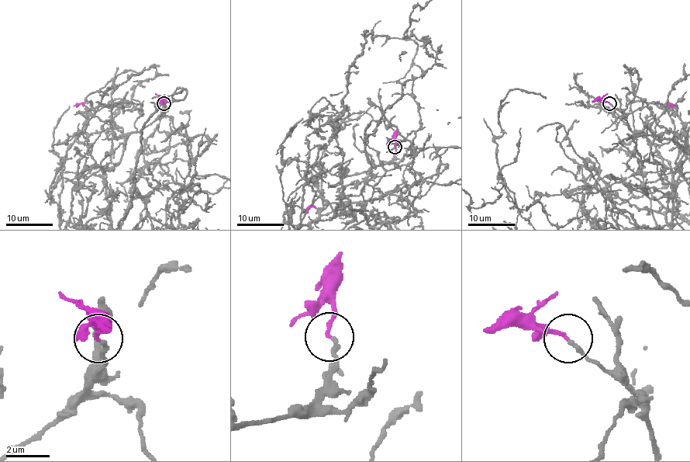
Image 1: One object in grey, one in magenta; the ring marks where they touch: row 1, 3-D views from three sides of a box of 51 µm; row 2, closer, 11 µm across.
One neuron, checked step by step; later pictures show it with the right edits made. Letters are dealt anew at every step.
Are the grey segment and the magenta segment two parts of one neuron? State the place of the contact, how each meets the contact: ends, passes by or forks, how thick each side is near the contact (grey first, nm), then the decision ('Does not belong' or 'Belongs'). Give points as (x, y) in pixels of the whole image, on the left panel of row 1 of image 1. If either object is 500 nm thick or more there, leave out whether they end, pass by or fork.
Place: (163, 103). At the ring grey ends. At the ring magenta ends. Thickness 200 nm (grey) against 160 nm. Does not belong

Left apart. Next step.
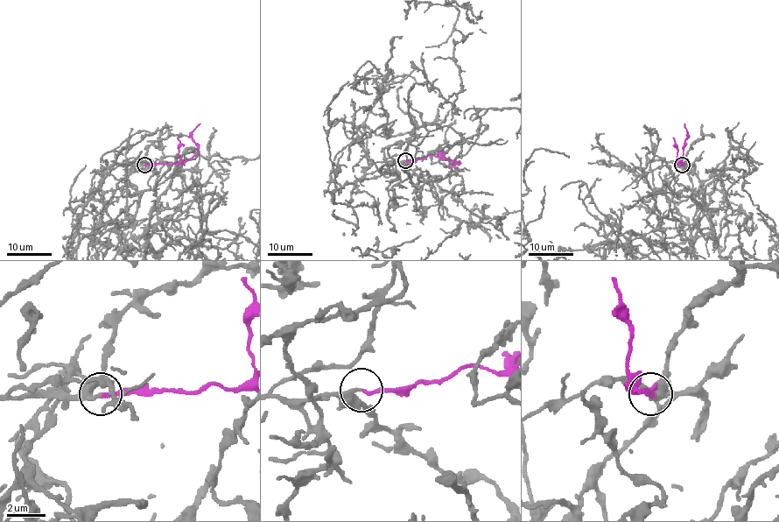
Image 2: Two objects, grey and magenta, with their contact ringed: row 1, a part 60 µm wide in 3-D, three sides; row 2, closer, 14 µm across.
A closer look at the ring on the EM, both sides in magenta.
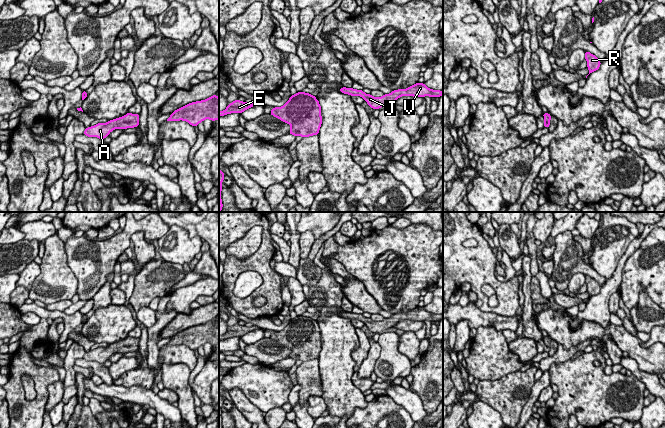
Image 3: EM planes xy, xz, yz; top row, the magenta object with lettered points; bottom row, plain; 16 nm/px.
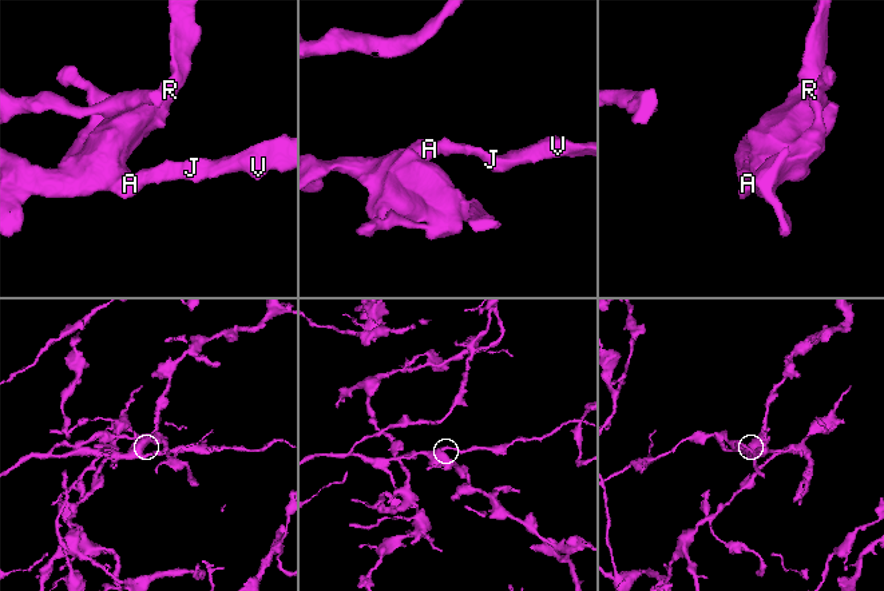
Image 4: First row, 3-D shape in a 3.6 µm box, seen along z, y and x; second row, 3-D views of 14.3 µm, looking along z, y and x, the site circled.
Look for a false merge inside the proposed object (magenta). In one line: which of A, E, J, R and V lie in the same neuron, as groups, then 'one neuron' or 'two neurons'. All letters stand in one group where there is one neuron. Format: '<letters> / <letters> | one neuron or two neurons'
A E J R V | one neuron

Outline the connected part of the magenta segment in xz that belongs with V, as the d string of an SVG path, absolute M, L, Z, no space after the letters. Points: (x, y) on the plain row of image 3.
M417 306L416 308L408 311L407 313L394 314L389 318L384 318L382 321L373 321L371 318L366 318L363 314L357 314L353 312L342 311L340 316L351 320L360 320L367 326L368 330L373 333L380 333L382 330L394 327L398 322L402 320L413 321L440 321L443 319L443 315L433 314L428 312L424 307Z

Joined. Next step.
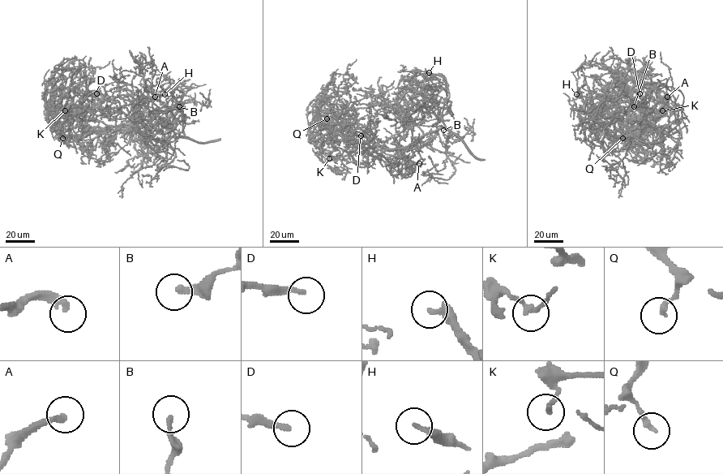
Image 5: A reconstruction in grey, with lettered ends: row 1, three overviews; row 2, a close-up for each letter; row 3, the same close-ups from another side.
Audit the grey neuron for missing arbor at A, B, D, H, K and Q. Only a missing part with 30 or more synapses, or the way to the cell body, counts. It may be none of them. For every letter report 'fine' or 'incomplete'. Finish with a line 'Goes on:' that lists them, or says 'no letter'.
A: incomplete
B: incomplete
D: fine
H: incomplete
K: fine
Q: fine
Goes on: A, B, H

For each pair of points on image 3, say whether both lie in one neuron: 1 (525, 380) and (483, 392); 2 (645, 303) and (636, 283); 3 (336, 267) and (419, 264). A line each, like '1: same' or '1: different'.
1: same
2: different
3: different

